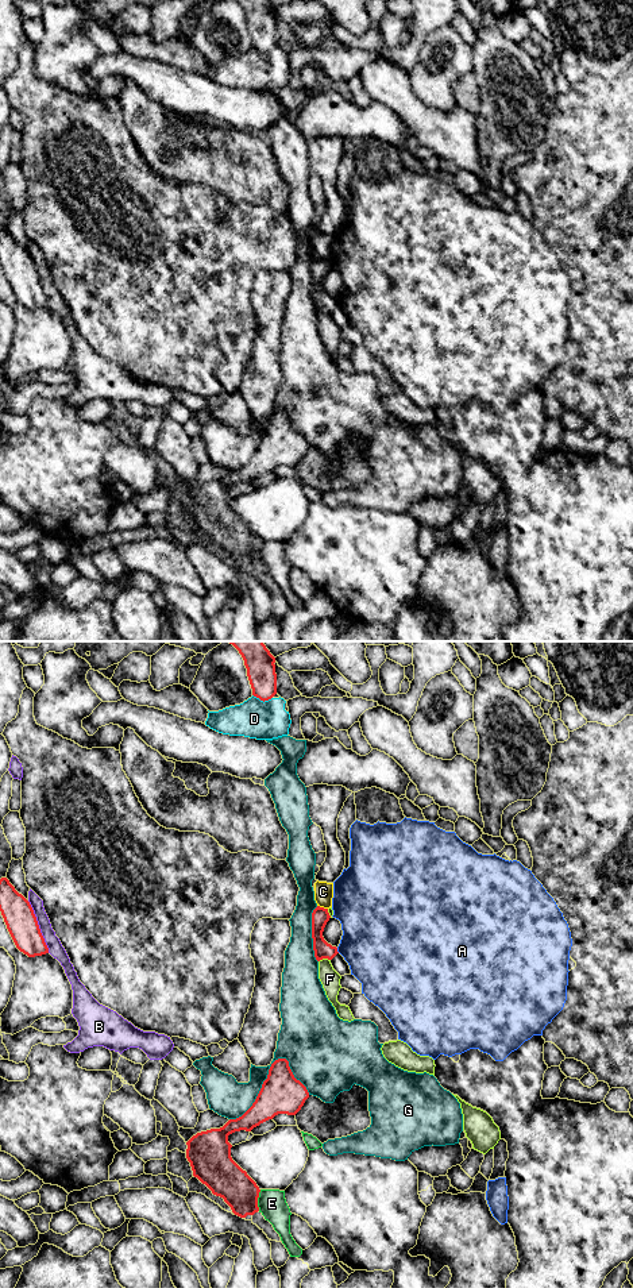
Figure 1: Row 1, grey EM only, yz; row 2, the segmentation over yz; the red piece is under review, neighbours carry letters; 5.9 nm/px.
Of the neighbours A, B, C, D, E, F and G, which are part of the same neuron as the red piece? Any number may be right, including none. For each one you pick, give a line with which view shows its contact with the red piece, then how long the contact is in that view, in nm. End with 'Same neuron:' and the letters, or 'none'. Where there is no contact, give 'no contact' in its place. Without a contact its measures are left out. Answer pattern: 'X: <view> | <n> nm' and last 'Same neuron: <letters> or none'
Same neuron: none

